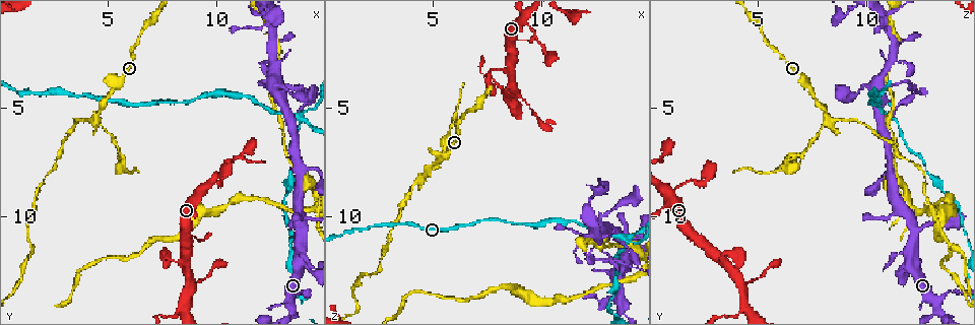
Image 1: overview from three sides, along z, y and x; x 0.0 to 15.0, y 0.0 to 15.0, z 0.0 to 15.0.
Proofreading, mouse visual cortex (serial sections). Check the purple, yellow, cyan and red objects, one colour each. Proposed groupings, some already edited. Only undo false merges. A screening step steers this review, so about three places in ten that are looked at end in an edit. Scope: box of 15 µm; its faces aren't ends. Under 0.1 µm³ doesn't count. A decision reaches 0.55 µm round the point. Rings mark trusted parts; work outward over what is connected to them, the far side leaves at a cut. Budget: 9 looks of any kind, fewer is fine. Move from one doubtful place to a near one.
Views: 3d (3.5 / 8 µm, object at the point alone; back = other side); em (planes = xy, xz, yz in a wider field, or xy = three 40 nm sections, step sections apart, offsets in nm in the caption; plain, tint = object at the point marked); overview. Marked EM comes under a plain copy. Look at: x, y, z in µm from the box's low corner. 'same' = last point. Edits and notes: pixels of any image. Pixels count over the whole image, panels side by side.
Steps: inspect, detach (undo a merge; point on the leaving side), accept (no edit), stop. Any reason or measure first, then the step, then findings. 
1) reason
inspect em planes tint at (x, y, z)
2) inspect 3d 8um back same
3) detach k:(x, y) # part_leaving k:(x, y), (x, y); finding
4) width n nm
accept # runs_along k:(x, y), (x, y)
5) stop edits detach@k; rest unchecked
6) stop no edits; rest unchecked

sharp bend
inspect 3d 8um at (13.9, 10.1, 10.9)

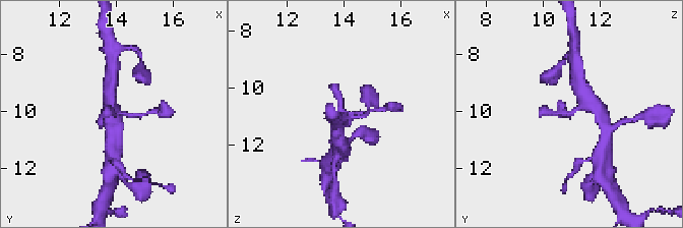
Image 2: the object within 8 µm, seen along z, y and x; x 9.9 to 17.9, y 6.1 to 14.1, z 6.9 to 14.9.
closer look
inspect 3d 3.5um at (14.0, 10.1, 11.0)

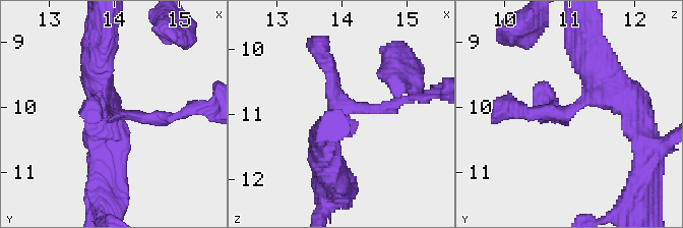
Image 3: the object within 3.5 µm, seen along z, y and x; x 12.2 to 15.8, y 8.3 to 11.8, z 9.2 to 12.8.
need the tissue
inspect em xy step 5 tint at (13.95, 10.10, 10.95)

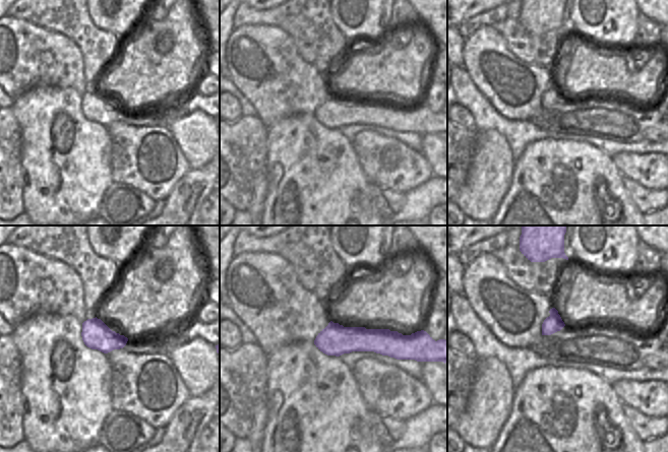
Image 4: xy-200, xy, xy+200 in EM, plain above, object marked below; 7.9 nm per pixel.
width 240 nm
accept # runs_along 4:(317, 340), (380, 340), (401, 347); all the same cell

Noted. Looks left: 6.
a fork
inspect 3d 3.5um back at (13.8, 7.9, 11.1)

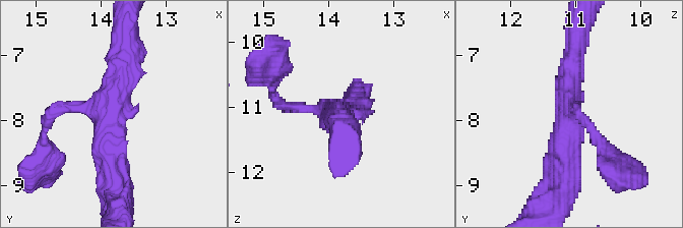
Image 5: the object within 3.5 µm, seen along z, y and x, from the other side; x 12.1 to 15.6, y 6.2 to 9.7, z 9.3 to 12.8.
arms 3; arm_widths 150, 350, 350 nm; need the tissue
inspect em xy step 1 tint at (13.80, 7.90, 11.05)

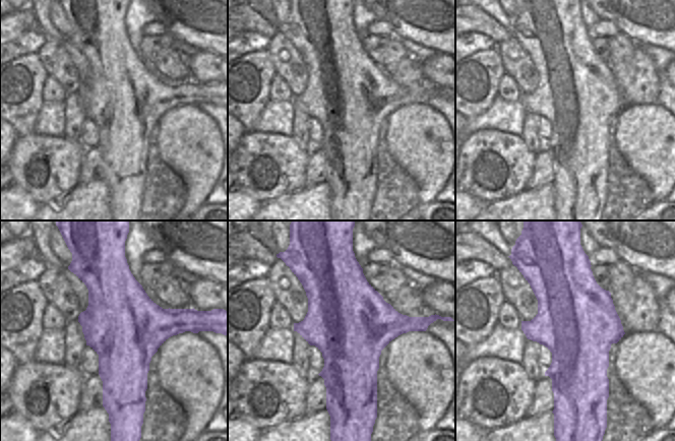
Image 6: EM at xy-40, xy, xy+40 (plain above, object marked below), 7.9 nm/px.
another direction
inspect em planes tint same

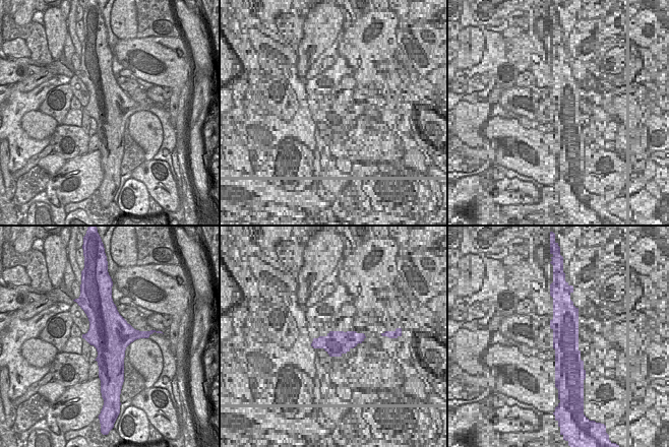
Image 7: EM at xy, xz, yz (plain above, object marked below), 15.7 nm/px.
width 650 nm
accept # runs_along 5:(561, 179), (571, 57), (576, 48); all the same cell

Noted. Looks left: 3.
sharp bend
inspect 3d 8um at (13.8, 5.3, 11.0)

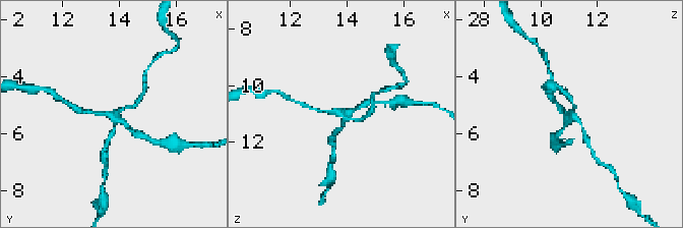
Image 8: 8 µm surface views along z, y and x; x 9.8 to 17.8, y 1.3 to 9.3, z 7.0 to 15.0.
closer look
inspect 3d 3.5um at (13.7, 5.5, 11.0)

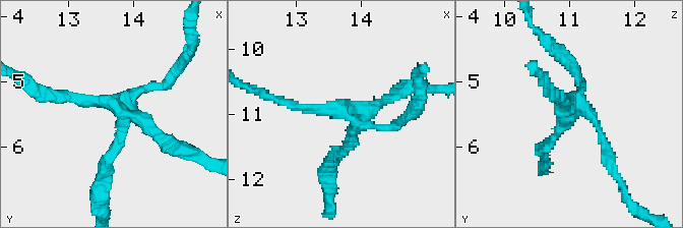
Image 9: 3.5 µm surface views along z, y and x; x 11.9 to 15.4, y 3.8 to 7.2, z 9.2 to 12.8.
arms 4; arm_widths 150, 150, 150, 150 nm
inspect em xy step 5 tint at (13.80, 5.40, 11.05)

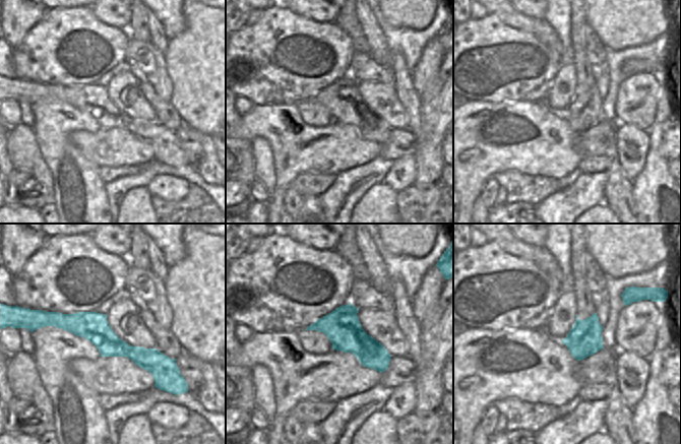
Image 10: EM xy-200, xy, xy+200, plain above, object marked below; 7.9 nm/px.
detach 9:(120, 141) # border 10:(332, 311), (342, 325), (361, 328); a second cell is stuck on

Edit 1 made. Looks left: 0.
stop edits detach@9; rest unchecked

